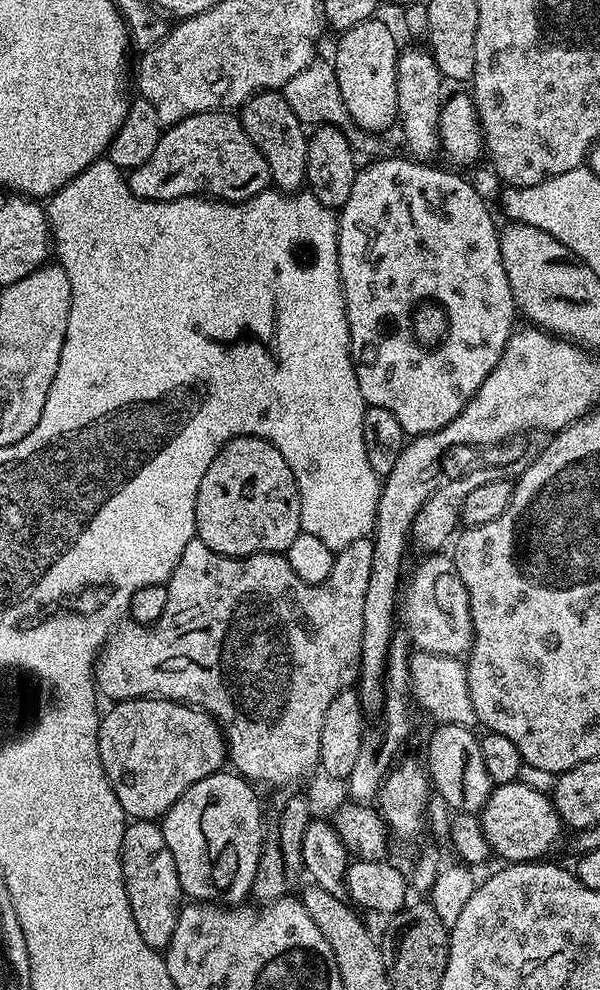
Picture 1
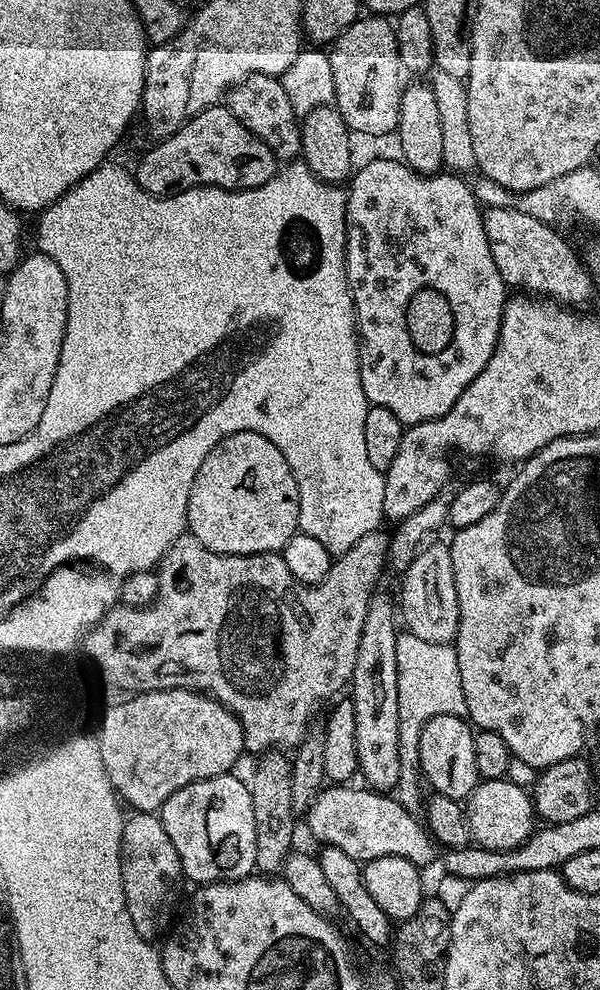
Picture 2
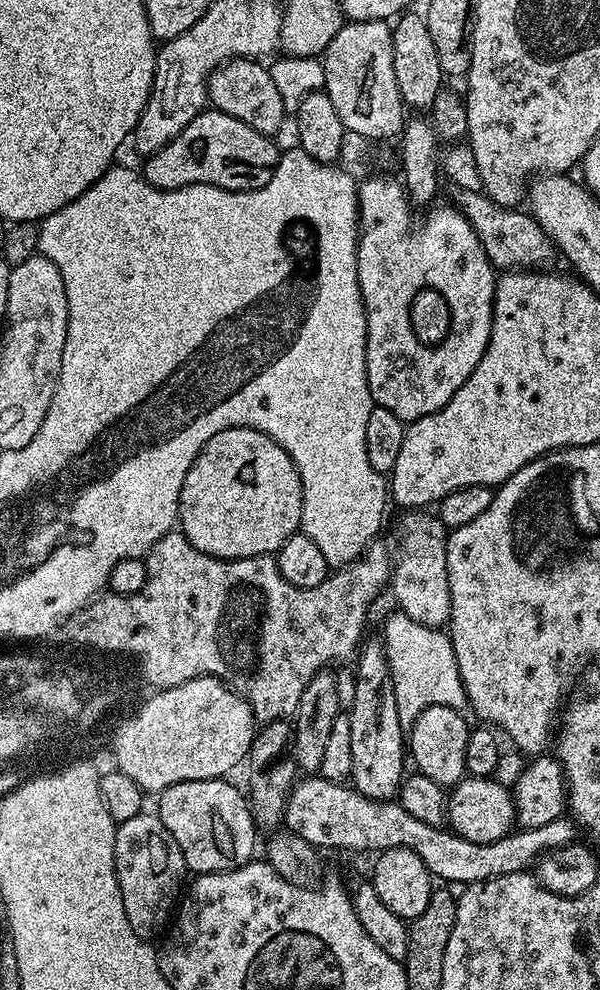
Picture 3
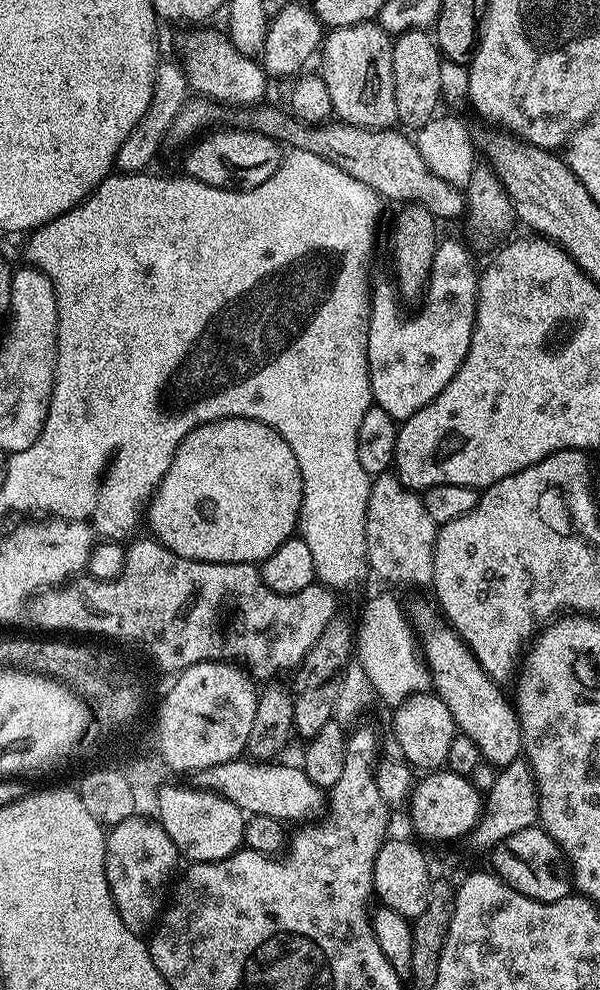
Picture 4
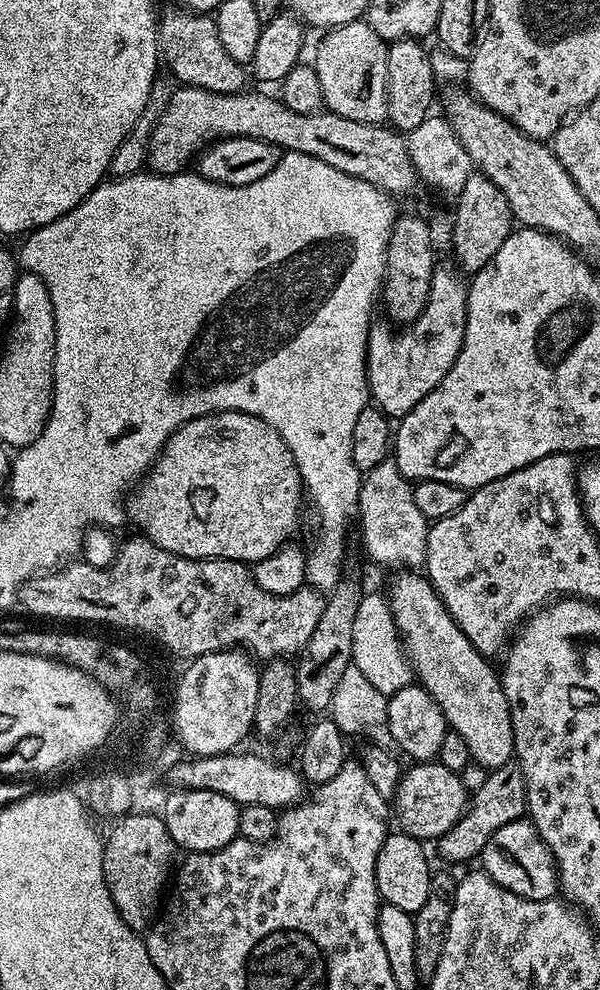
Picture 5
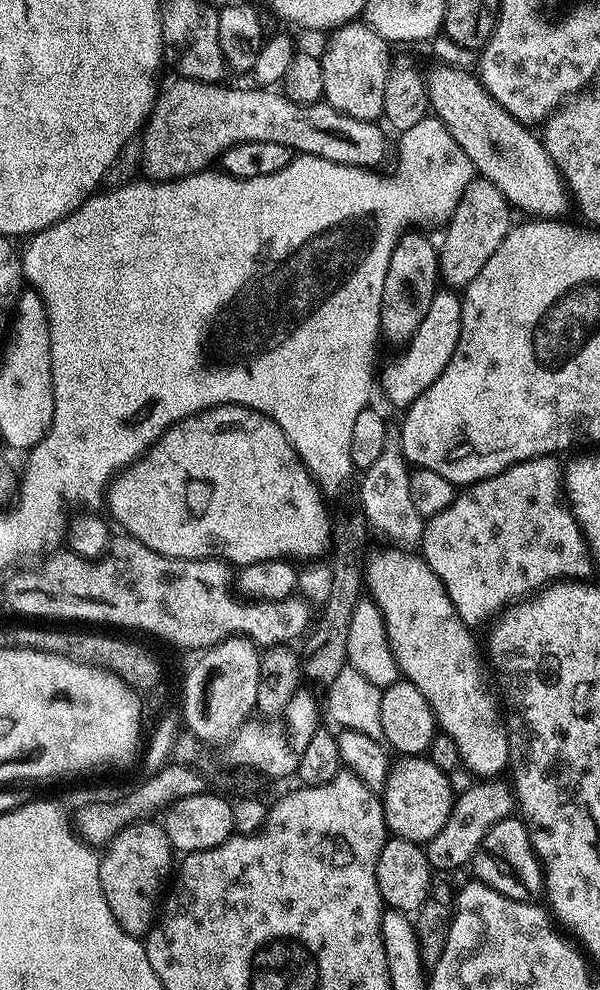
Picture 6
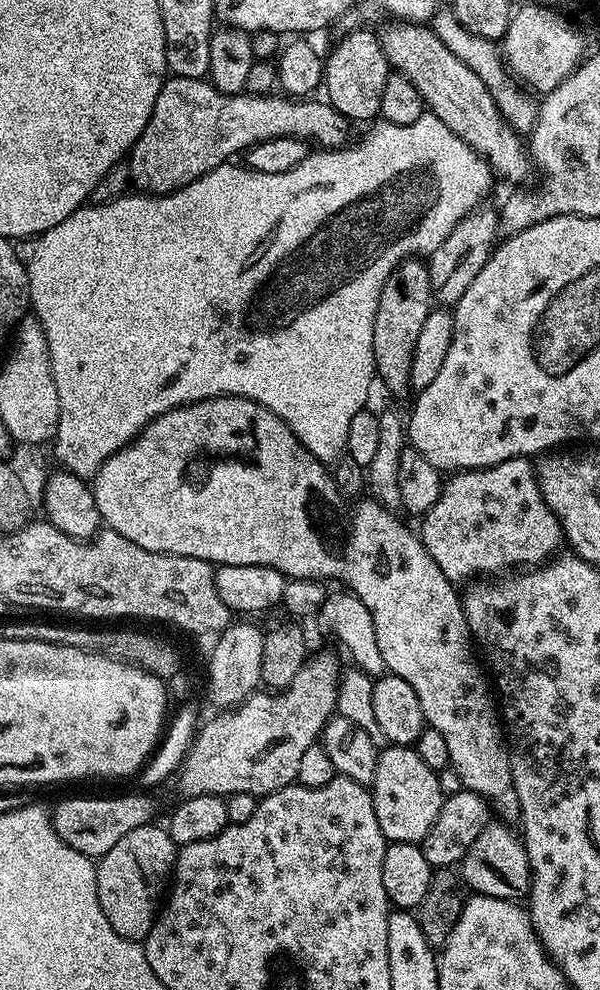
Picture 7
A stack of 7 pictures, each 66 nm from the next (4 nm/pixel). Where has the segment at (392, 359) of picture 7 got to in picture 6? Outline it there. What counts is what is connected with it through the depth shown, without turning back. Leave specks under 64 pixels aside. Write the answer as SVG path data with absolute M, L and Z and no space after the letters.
M410 230L401 236L390 254L390 266L380 291L380 335L392 344L407 345L422 326L430 302L434 302L440 280L440 258L437 245L427 240L421 231Z

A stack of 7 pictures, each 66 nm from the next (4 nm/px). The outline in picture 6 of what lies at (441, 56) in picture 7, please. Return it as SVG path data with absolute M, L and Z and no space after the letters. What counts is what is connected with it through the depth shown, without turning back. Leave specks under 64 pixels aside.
M452 62L437 63L437 68L427 69L426 83L428 86L428 103L431 111L436 112L435 119L448 127L448 132L458 142L458 146L470 158L473 169L483 179L489 180L492 185L502 193L505 201L513 209L521 208L529 212L532 218L560 218L565 214L568 204L570 208L570 196L566 191L566 185L560 172L556 169L556 163L548 157L548 151L544 148L544 141L539 135L536 136L531 127L521 124L503 108L485 90L475 75L472 76L464 69L464 66L457 66Z

